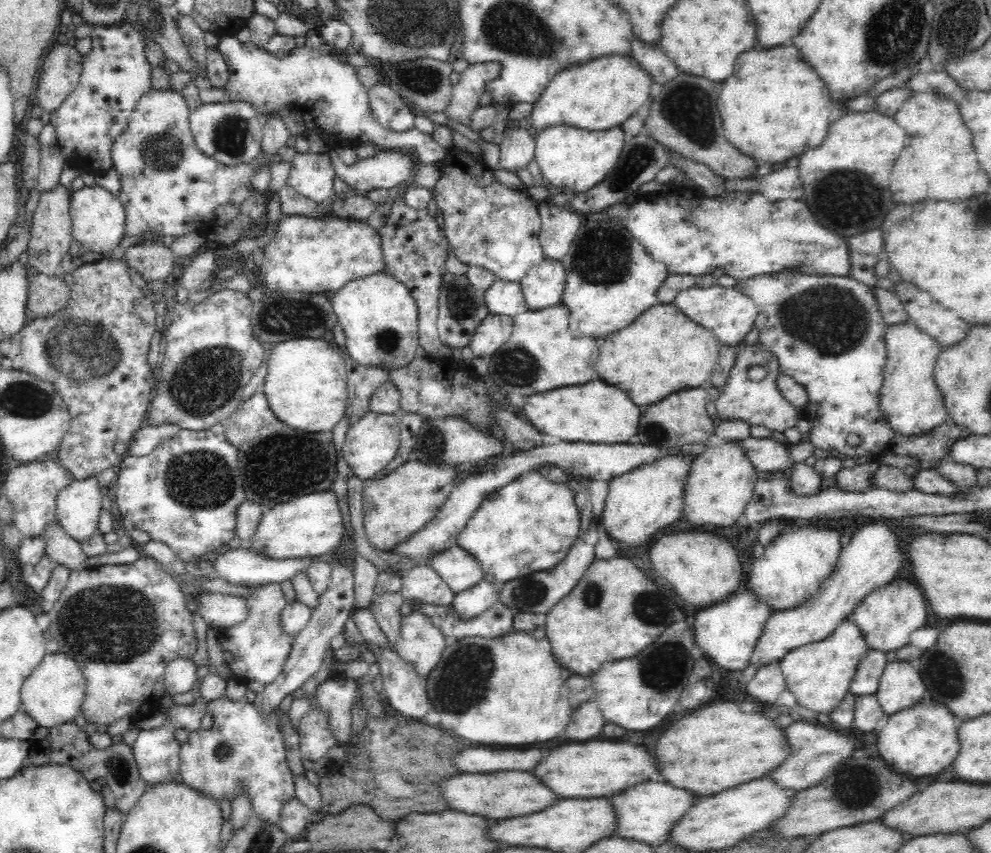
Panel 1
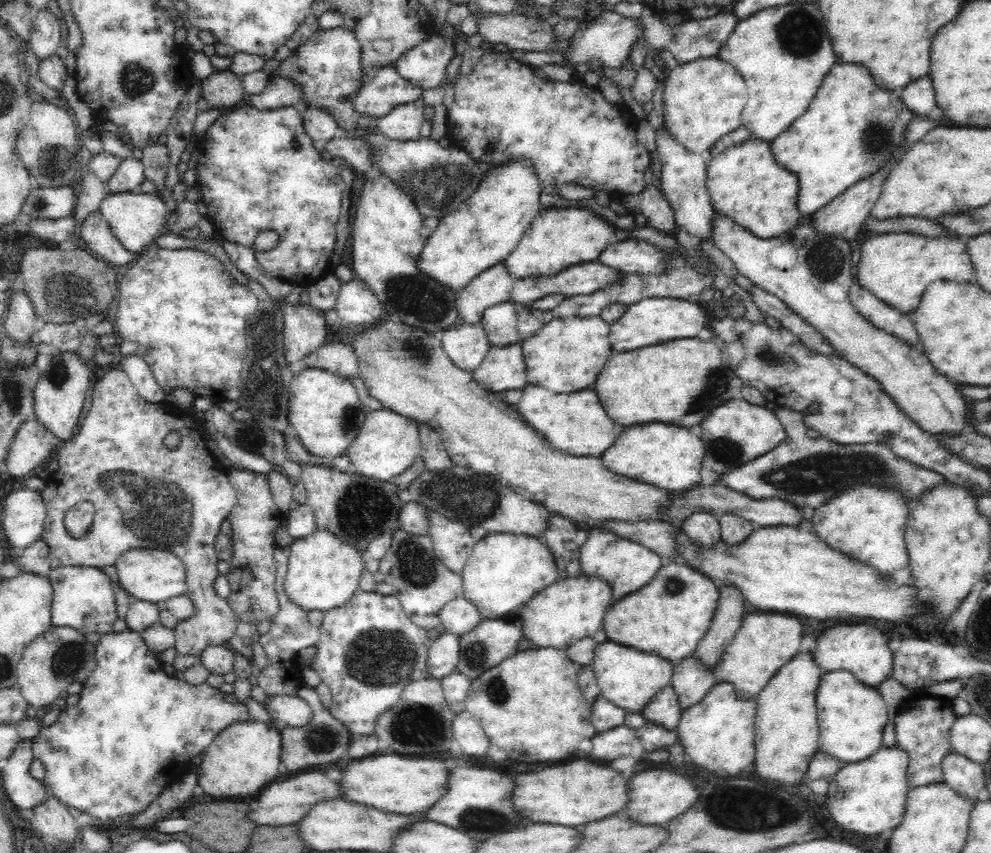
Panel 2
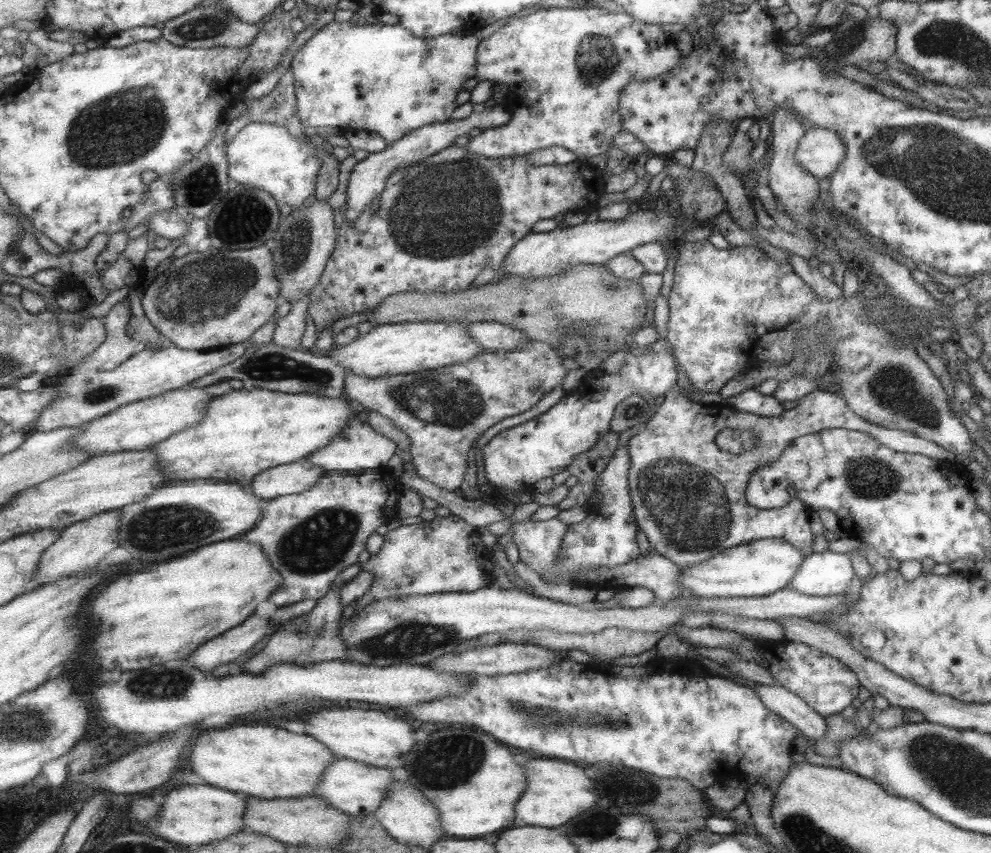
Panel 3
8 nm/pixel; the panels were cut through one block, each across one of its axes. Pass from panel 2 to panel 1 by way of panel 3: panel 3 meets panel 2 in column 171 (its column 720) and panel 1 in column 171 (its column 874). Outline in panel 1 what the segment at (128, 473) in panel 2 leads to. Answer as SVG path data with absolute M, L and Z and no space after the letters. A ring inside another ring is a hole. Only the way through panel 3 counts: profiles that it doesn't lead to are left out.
M175 424L144 425L134 434L132 444L127 444L127 453L132 456L146 456L159 444L175 437L180 431L181 428Z

